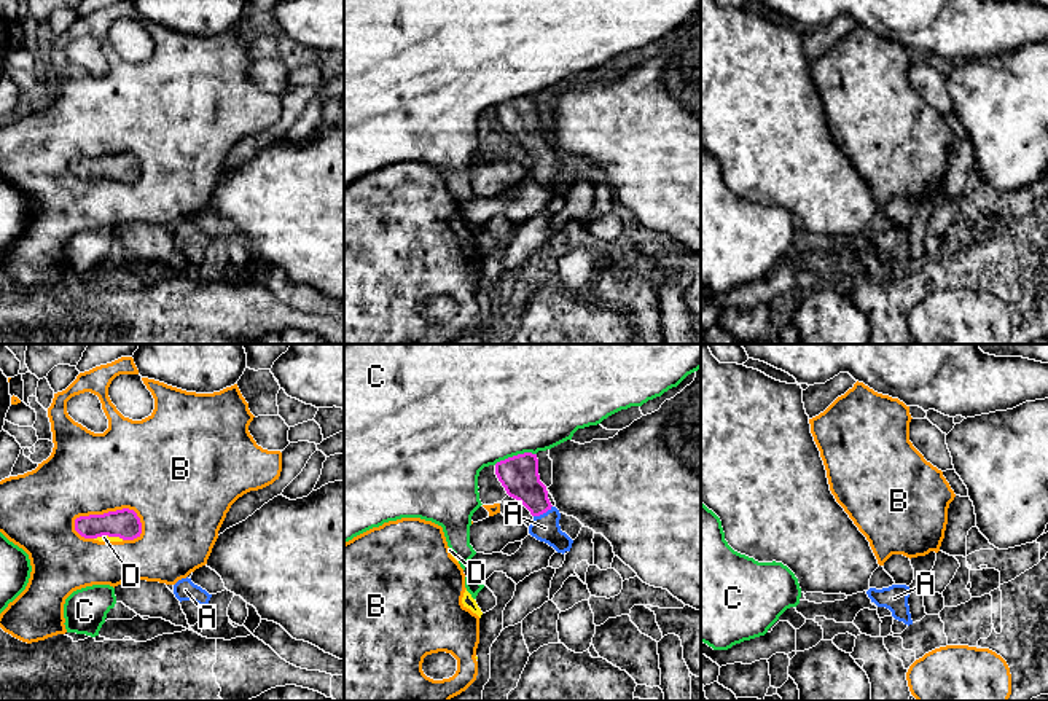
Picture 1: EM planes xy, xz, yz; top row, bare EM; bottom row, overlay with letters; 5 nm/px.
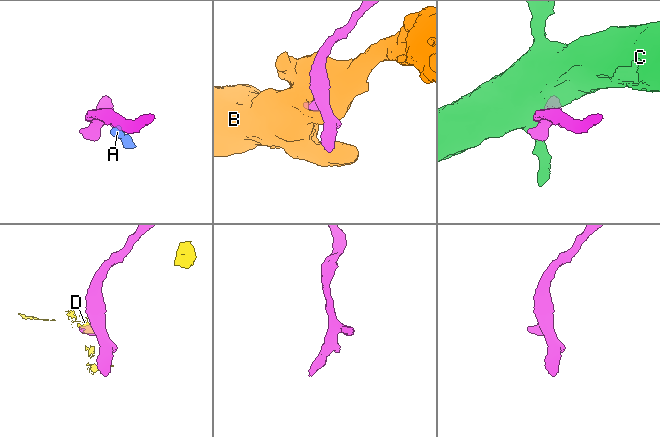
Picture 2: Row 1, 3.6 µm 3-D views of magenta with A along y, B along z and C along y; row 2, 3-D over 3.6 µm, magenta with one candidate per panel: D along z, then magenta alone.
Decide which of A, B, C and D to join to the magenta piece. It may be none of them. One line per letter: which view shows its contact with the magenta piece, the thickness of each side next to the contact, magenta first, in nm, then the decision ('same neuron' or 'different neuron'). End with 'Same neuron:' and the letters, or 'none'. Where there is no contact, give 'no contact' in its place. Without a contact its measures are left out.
A: xz | 190/140 nm | same neuron
B: xy | 150/420 nm | different neuron
C: xz | 190/500 nm | different neuron
D: xy | 150/30 nm | different neuron
Same neuron: A

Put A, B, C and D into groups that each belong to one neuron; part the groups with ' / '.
A / B D / C

